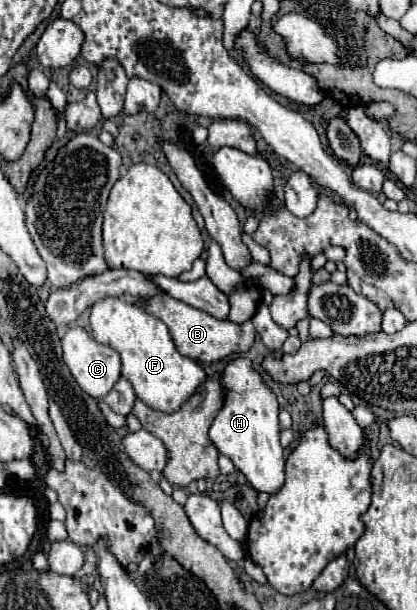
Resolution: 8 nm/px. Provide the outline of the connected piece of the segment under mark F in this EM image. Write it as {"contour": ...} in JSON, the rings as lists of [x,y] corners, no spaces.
{"contour":[[[120,297],[100,299],[90,307],[90,329],[98,343],[110,345],[120,353],[122,377],[132,383],[138,399],[156,411],[172,413],[180,409],[182,403],[206,379],[204,369],[196,361],[176,351],[170,331],[160,319]]]}

